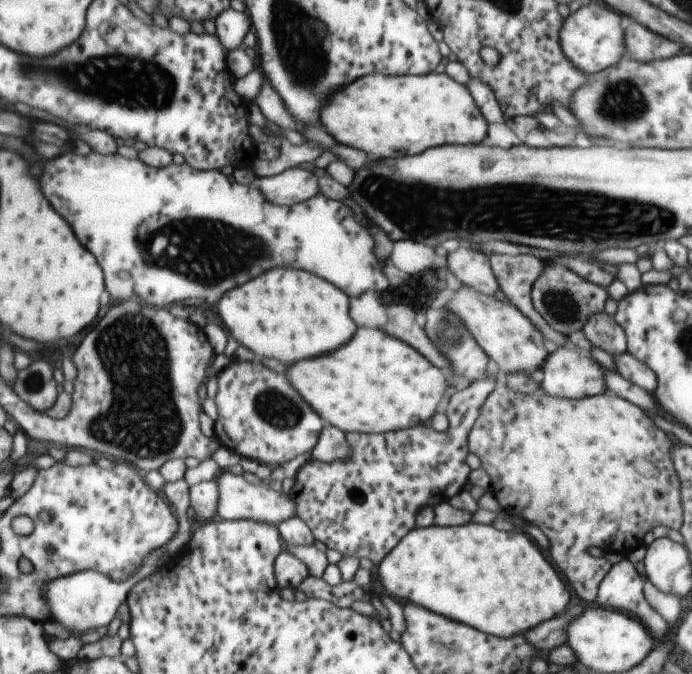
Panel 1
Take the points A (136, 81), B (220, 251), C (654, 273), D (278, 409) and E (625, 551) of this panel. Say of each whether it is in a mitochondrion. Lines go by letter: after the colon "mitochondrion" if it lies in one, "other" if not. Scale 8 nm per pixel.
A: mitochondrion
B: mitochondrion
C: other
D: mitochondrion
E: other

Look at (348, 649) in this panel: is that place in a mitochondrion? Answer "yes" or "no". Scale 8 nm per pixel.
no

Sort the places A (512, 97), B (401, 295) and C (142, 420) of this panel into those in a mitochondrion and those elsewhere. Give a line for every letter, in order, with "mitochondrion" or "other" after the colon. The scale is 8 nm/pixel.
A: other
B: other
C: mitochondrion

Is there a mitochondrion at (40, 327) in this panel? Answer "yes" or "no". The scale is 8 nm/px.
no

